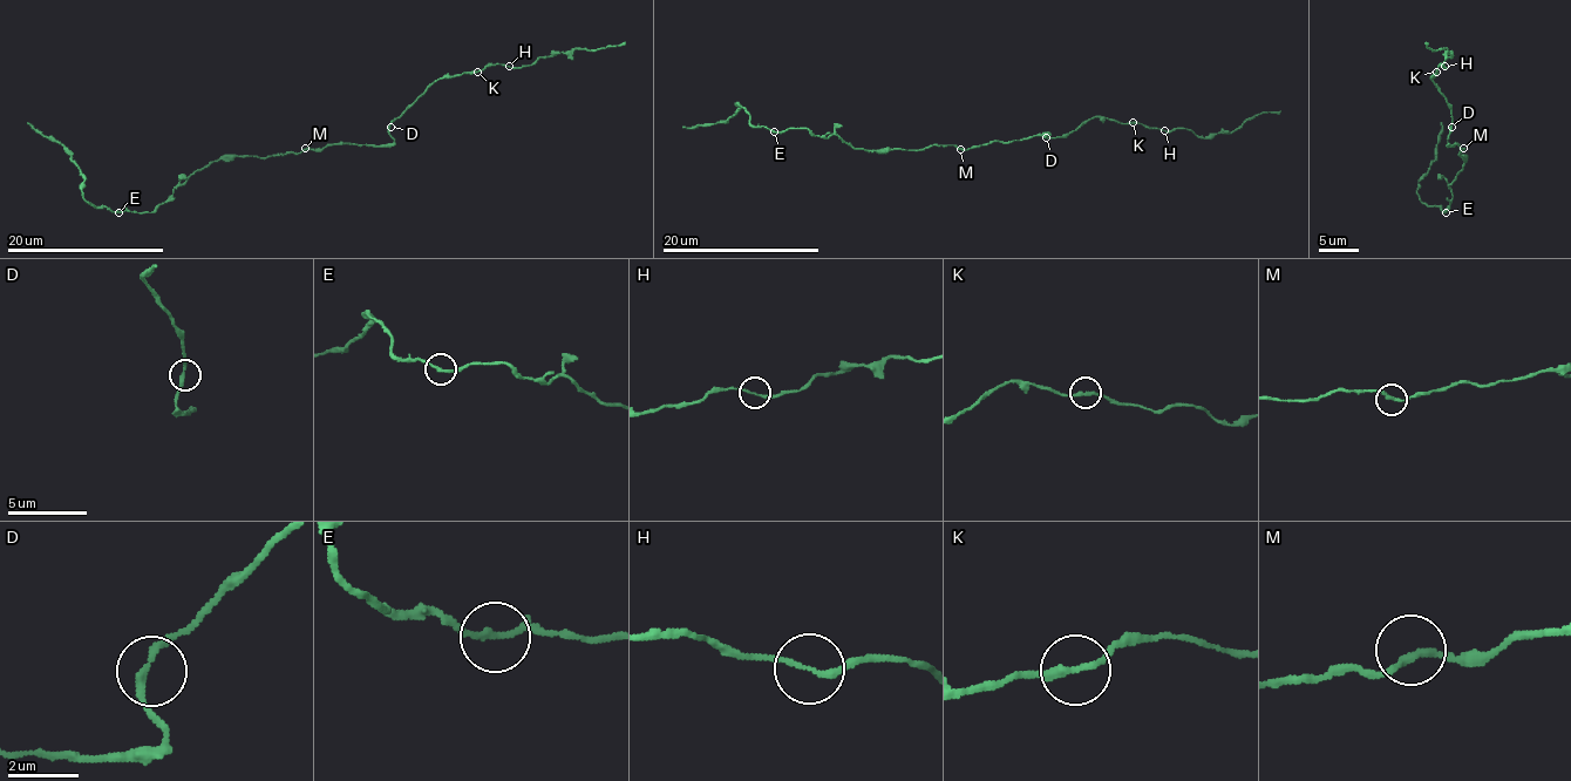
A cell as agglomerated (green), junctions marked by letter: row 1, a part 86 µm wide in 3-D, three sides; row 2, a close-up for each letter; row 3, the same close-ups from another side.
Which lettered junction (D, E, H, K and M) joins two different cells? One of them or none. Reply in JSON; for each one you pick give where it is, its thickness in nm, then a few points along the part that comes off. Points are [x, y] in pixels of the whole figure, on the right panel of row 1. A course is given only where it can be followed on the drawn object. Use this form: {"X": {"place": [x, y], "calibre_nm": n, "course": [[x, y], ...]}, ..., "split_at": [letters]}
{"split_at": []}

